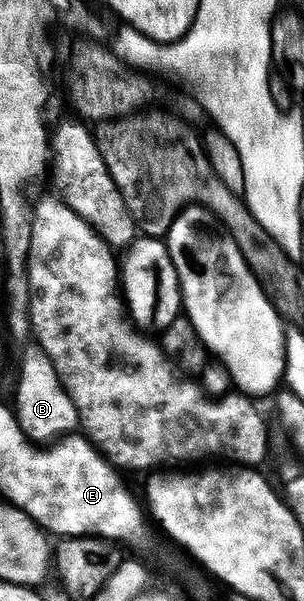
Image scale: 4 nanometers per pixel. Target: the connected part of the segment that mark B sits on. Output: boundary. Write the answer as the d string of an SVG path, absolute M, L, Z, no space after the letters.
M31 346L23 354L22 360L22 377L18 380L16 415L23 435L34 442L54 442L71 435L79 427L78 411L72 398L64 390L46 352L43 348Z

